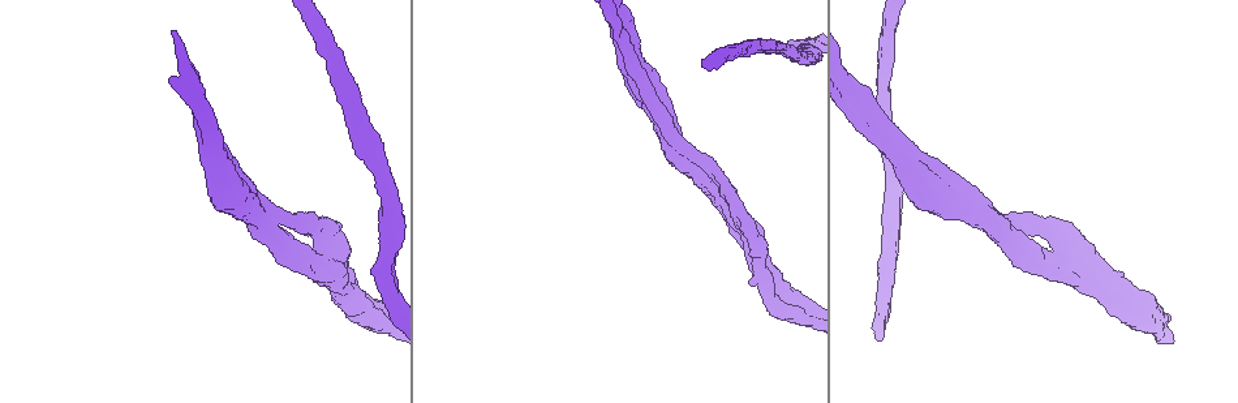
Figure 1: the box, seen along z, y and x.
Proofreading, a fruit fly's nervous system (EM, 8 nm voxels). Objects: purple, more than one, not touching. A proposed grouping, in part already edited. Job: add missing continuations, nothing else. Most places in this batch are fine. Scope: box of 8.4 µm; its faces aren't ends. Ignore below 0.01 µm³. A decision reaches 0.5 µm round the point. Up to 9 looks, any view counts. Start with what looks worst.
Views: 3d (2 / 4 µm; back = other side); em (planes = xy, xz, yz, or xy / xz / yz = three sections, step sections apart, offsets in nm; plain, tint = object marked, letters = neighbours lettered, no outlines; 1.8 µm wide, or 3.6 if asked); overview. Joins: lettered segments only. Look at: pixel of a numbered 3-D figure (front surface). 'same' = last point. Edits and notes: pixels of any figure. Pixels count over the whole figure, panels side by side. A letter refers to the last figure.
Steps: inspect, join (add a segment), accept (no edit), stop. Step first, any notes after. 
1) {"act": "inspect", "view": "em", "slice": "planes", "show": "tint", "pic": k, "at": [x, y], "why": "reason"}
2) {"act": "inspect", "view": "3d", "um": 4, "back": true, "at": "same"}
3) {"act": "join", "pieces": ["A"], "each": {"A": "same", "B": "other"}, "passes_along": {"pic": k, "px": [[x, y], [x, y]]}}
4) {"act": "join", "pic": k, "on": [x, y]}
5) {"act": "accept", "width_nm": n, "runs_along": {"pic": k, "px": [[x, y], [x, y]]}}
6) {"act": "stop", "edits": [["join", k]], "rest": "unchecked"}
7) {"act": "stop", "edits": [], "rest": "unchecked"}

{"act": "inspect", "view": "em", "slice": "planes", "show": "tint", "pic": 1, "at": [621, 26], "why": "an open end"}

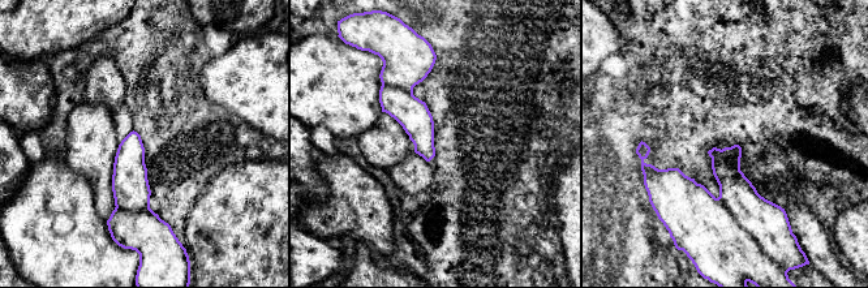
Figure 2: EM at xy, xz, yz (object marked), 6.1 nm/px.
{"act": "inspect", "view": "em", "slice": "planes", "show": "letters", "at": "same"}

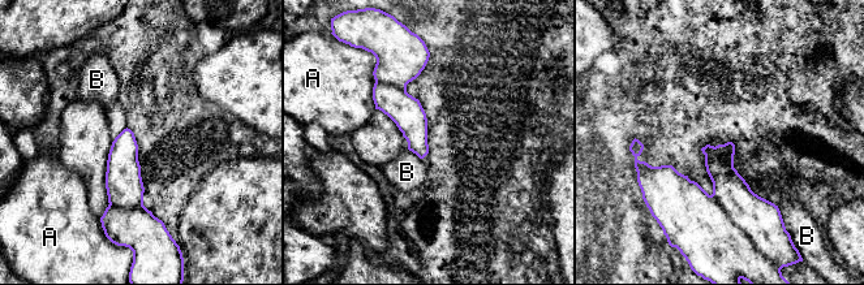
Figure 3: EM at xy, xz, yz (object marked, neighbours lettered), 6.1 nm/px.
{"act": "accept", "each": {"A": "other", "B": "other"}, "runs_along": {"pic": 3, "px": [[649, 169], [699, 203], [765, 203]]}, "found": "no lettered segment goes on from it"}

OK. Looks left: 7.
{"act": "inspect", "view": "3d", "um": 2, "pic": 1, "at": [333, 270], "why": "abrupt turn"}

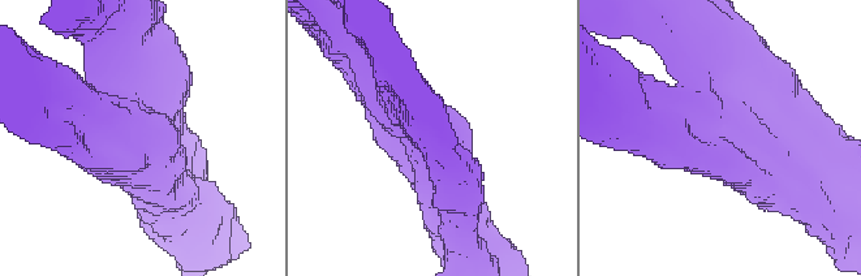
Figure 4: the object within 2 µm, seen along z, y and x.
{"act": "inspect", "view": "em", "slice": "yz", "step": 8, "show": "letters", "pic": 4, "at": [144, 143], "arms": 4, "why": "shape alone is not enough"}

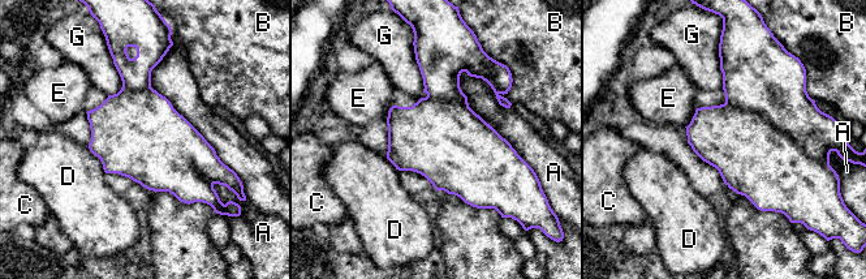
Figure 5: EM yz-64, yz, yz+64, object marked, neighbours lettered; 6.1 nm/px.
{"act": "accept", "width_nm": 500, "each": {"A": "other", "B": "other", "C": "other", "D": "other", "E": "other", "G": "other"}, "border": {"pic": 5, "px": [[462, 71], [468, 104], [525, 162]]}, "found": "no lettered segment goes on from it"}

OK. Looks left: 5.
{"act": "inspect", "view": "em", "slice": "xz", "step": 8, "show": "tint", "pic": 1, "at": [681, 154], "why": "side arm on a straight run"}

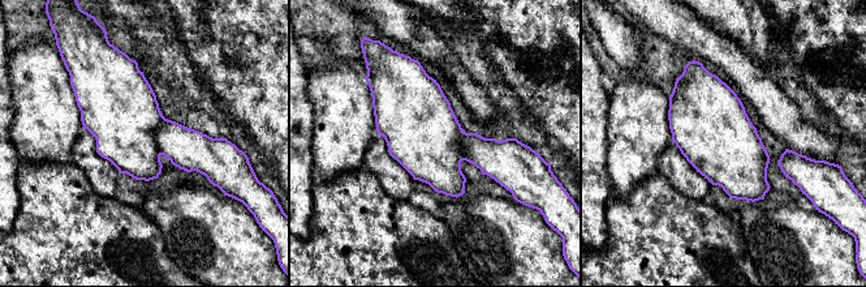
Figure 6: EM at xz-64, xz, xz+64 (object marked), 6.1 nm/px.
{"act": "inspect", "view": "em", "slice": "planes", "show": "tint", "at": "same", "why": "cut it another way"}

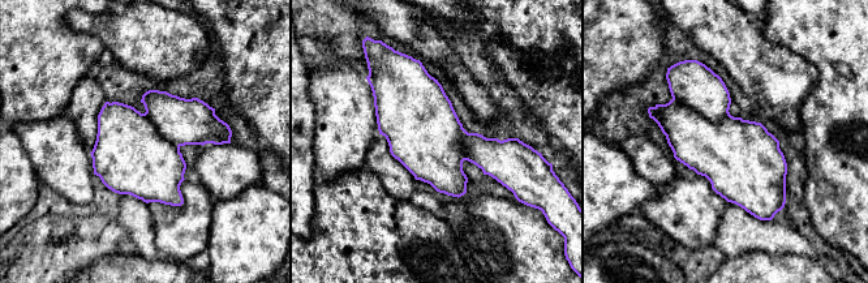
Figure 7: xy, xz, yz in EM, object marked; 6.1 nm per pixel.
{"act": "inspect", "view": "em", "slice": "planes", "show": "letters", "at": "same", "why": "see the neighbours"}

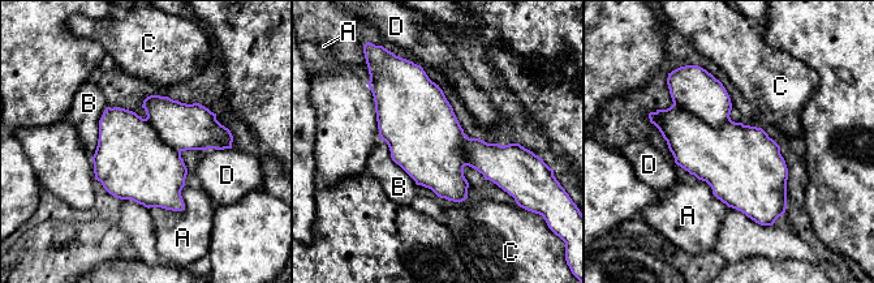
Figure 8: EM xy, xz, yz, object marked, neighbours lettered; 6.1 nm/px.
{"act": "accept", "each": {"A": "other", "B": "other", "C": "other", "D": "other"}, "border": {"pic": 8, "px": [[107, 106], [91, 158]]}, "found": "no lettered segment goes on from it"}

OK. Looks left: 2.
{"act": "inspect", "view": "em", "um": 3.6, "slice": "xz", "step": 8, "show": "tint", "pic": 1, "at": [1151, 294]}

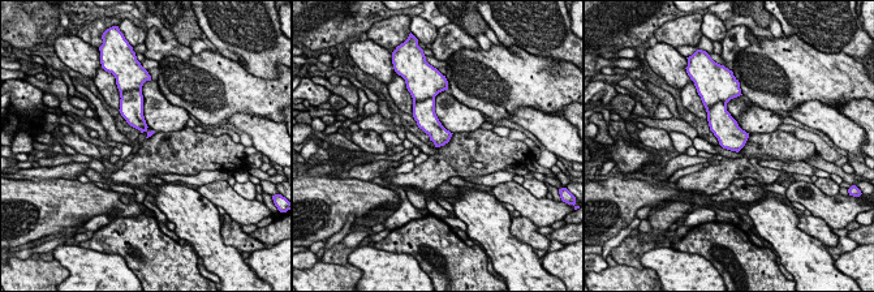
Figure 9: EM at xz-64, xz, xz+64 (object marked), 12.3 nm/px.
{"act": "inspect", "view": "em", "um": 3.6, "slice": "planes", "show": "letters", "at": "same", "why": "another direction"}

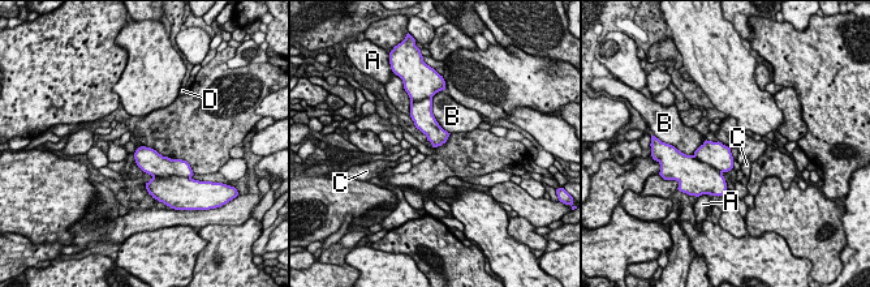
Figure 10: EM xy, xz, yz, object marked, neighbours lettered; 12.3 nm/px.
{"act": "accept", "longest_contact_nm": ["B", 460], "each": {"A": "other", "B": "other", "C": "other", "D": "other"}, "found": "none of them fits"}

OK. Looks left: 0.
{"act": "stop", "edits": [], "rest": "unchecked"}

